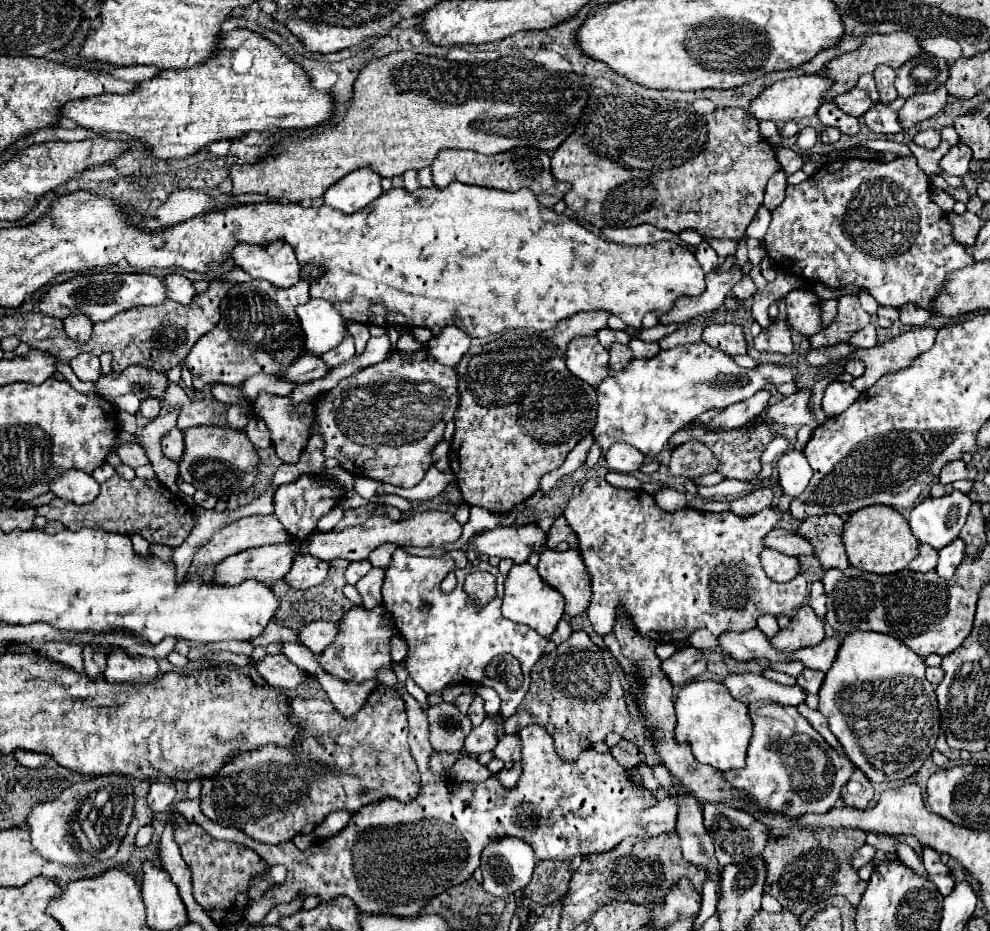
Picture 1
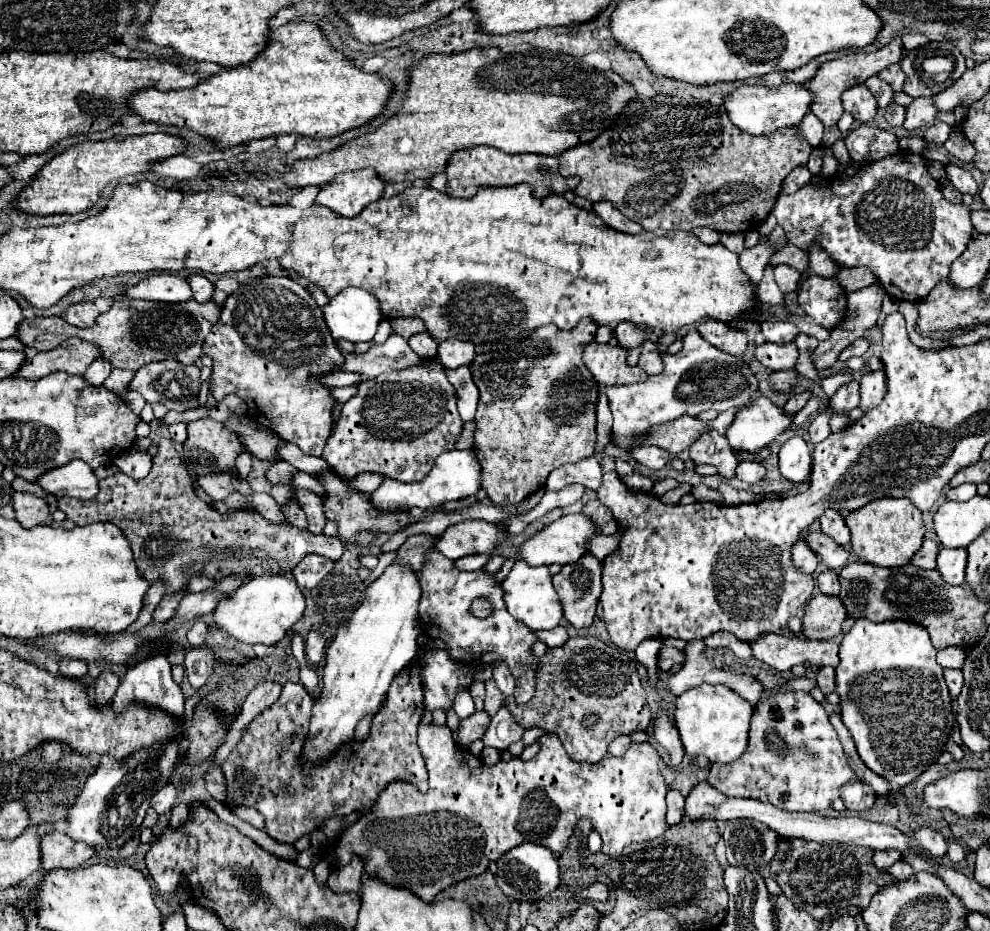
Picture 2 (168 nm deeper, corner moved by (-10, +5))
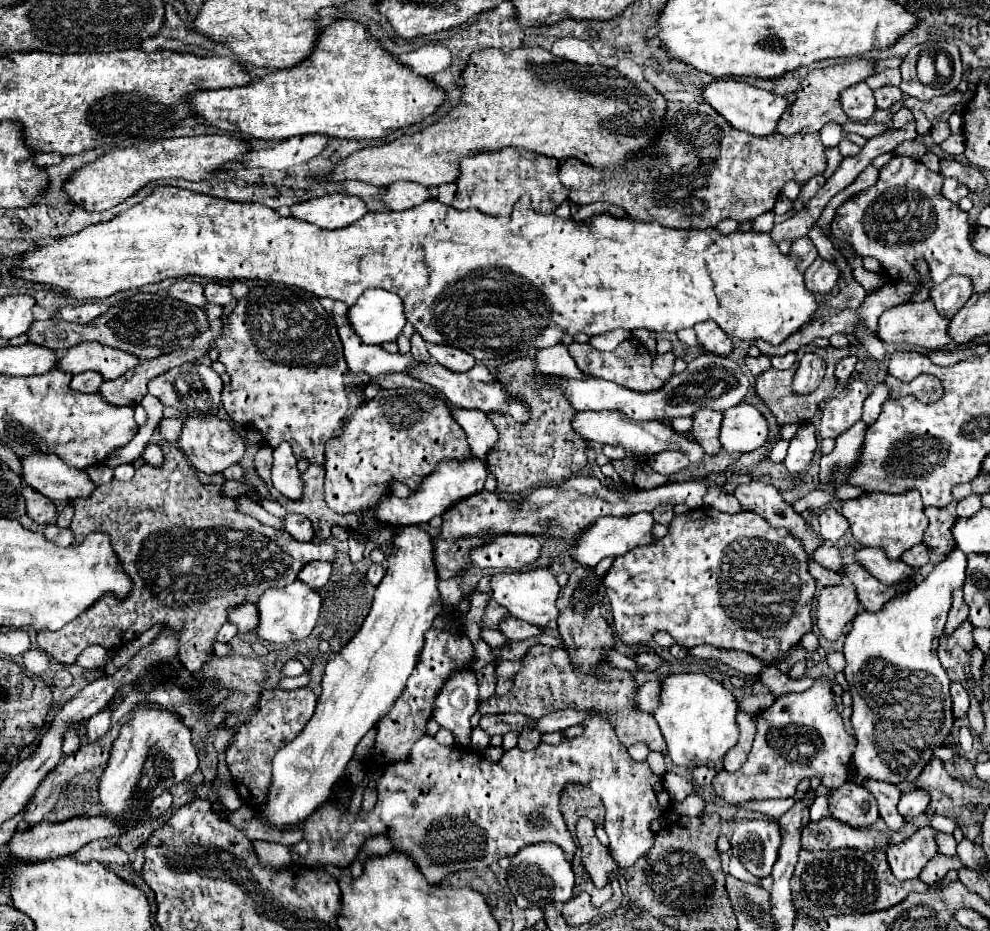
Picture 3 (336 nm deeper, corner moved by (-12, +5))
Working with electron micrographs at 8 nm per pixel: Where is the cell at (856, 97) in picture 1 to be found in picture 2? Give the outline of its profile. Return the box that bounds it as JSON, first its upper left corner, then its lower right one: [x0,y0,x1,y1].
[842,84,878,122]

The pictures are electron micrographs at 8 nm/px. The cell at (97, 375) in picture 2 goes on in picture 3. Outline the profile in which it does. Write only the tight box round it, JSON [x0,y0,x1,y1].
[70,372,104,394]

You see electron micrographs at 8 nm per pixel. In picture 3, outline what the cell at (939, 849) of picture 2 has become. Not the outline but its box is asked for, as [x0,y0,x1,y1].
[886,826,938,880]

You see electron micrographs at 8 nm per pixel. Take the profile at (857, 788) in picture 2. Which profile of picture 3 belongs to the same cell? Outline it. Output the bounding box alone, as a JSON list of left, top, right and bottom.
[828,784,878,828]

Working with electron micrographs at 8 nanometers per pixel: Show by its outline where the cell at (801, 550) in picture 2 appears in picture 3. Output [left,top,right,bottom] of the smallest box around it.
[814,546,844,574]

